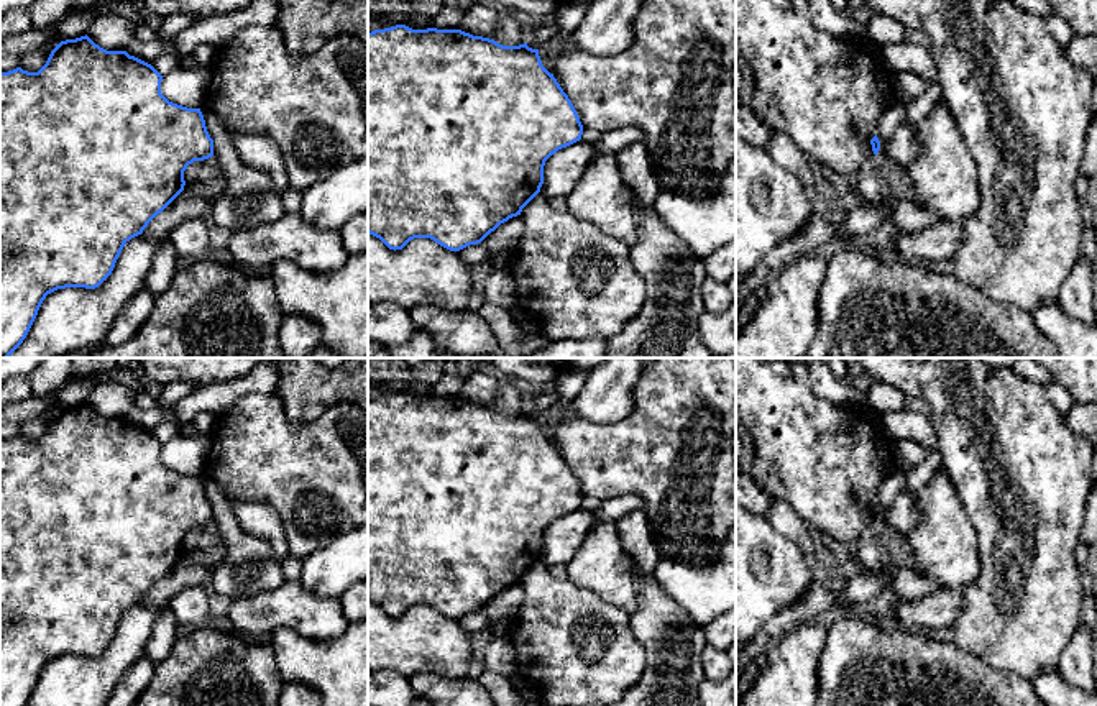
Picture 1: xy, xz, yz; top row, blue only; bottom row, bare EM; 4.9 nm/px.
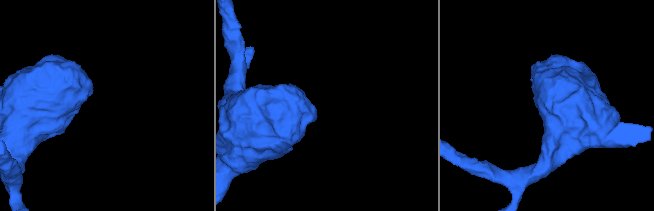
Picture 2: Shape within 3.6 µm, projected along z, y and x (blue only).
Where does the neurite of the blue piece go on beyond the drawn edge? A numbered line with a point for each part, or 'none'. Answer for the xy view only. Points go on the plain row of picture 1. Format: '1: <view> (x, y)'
none

